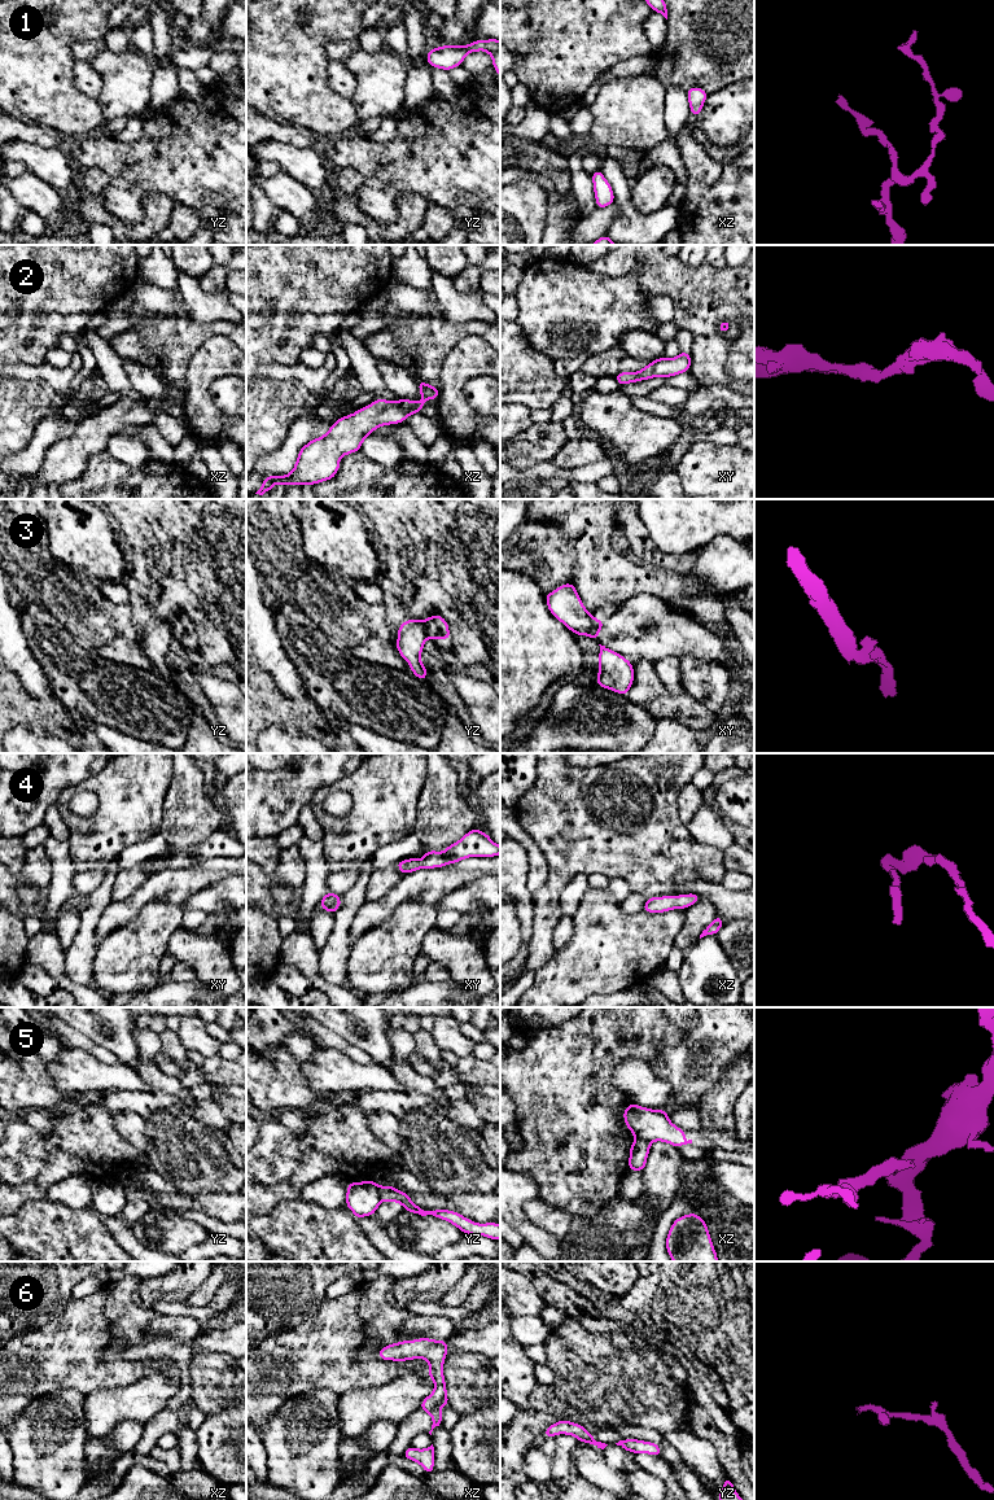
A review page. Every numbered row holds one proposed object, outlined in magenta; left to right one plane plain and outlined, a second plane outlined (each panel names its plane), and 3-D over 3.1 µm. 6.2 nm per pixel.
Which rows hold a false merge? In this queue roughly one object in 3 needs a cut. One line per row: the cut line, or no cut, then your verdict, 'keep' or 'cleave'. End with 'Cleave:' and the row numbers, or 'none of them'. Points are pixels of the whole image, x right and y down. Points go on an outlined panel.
1: cut none; keep
2: cut none; keep
3: cut yz (427, 620), (428, 635); cleave
4: cut none; keep
5: cut xz (635, 1137), (649, 1142); cleave
6: cut none; keep
Cleave: 3, 5

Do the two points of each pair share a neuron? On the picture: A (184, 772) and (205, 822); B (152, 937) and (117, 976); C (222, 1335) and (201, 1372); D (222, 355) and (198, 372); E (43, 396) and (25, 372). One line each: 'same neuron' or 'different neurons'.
A: same neuron
B: same neuron
C: different neurons
D: same neuron
E: different neurons

